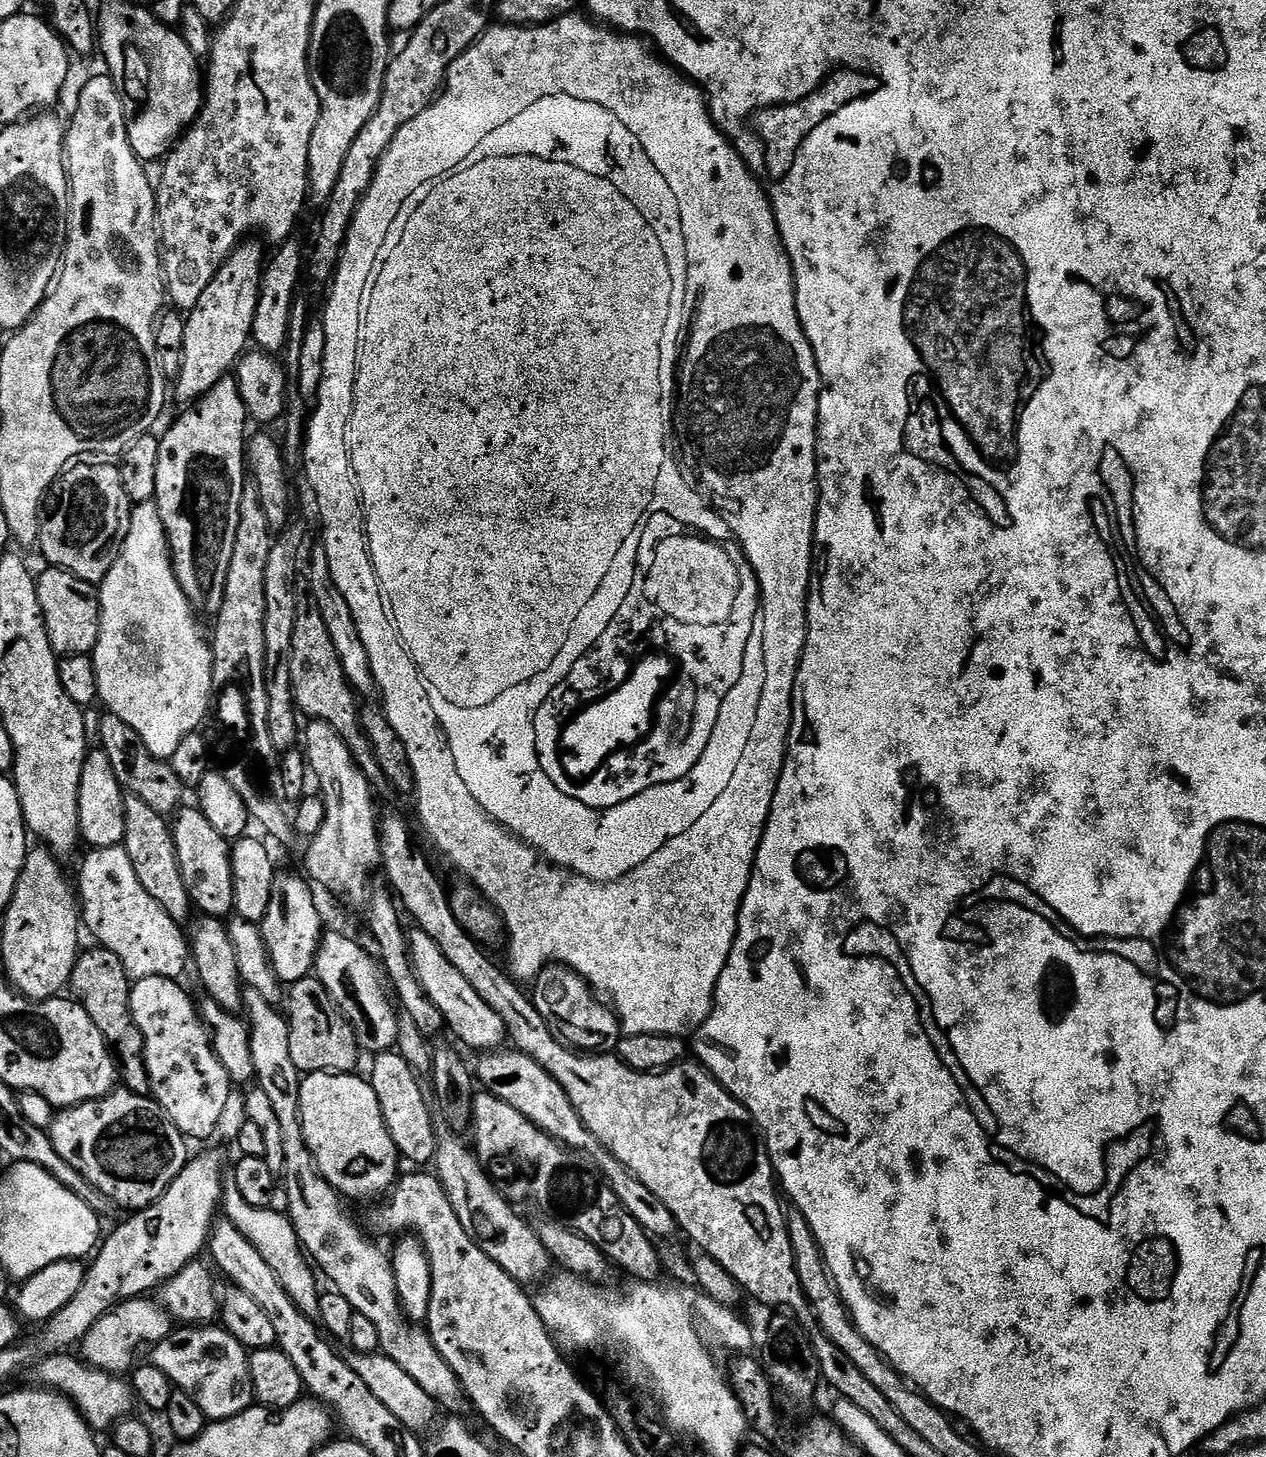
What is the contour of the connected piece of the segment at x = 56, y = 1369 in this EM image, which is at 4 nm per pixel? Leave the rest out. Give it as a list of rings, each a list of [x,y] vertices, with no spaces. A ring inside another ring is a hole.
[[[57,1354],[43,1357],[34,1368],[36,1380],[40,1383],[37,1385],[59,1392],[61,1396],[67,1396],[80,1411],[89,1428],[111,1429],[112,1425],[123,1420],[133,1411],[134,1397],[131,1383],[115,1372],[104,1372],[101,1368],[92,1368],[89,1364],[85,1364],[83,1359],[73,1356],[72,1354]]]

